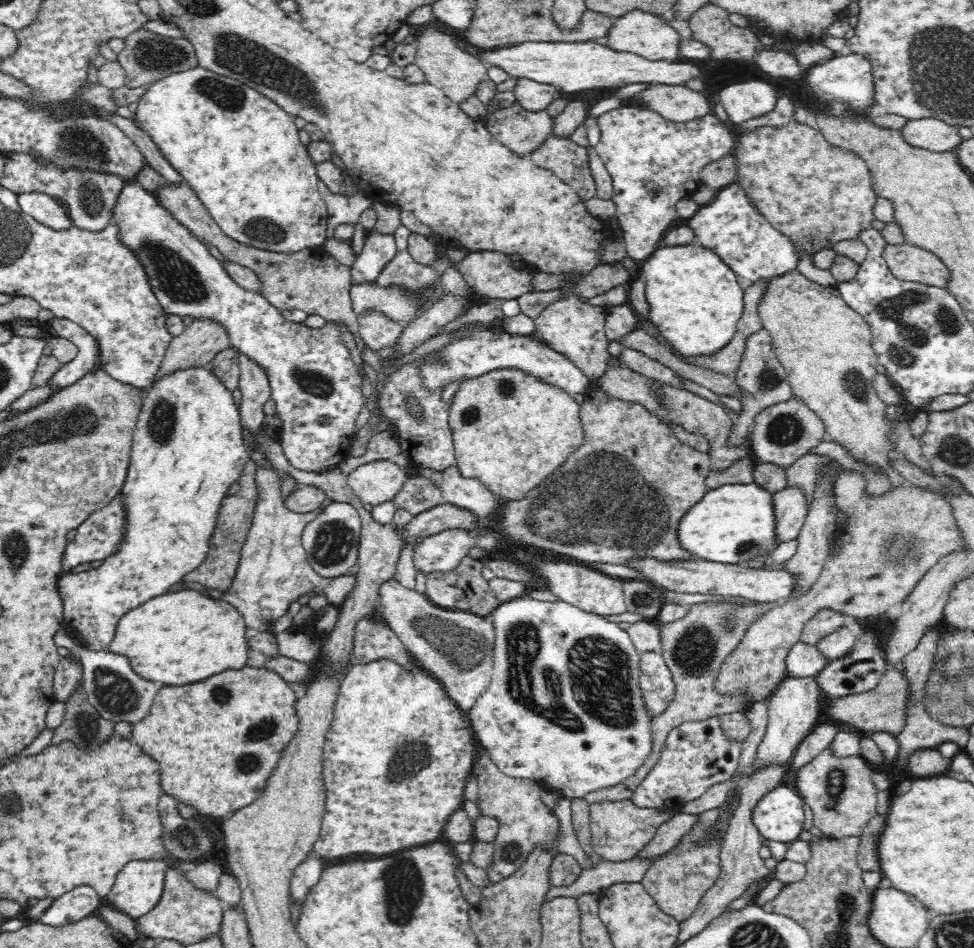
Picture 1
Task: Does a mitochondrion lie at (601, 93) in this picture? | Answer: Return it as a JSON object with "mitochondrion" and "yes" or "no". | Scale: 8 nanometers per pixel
{"mitochondrion":"no"}

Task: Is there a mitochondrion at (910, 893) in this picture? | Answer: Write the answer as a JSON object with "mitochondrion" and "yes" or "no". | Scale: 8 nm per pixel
{"mitochondrion":"no"}

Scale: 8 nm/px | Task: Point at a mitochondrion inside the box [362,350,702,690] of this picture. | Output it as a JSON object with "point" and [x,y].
{"point":[603,499]}

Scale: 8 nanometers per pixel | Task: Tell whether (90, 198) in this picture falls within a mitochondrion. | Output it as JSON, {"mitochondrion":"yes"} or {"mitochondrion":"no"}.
{"mitochondrion":"yes"}

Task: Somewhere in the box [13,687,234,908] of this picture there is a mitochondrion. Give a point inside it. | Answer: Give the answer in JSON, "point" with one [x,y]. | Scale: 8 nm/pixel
{"point":[90,727]}

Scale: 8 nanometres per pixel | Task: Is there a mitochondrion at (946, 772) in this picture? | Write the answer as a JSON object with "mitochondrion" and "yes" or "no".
{"mitochondrion":"no"}

